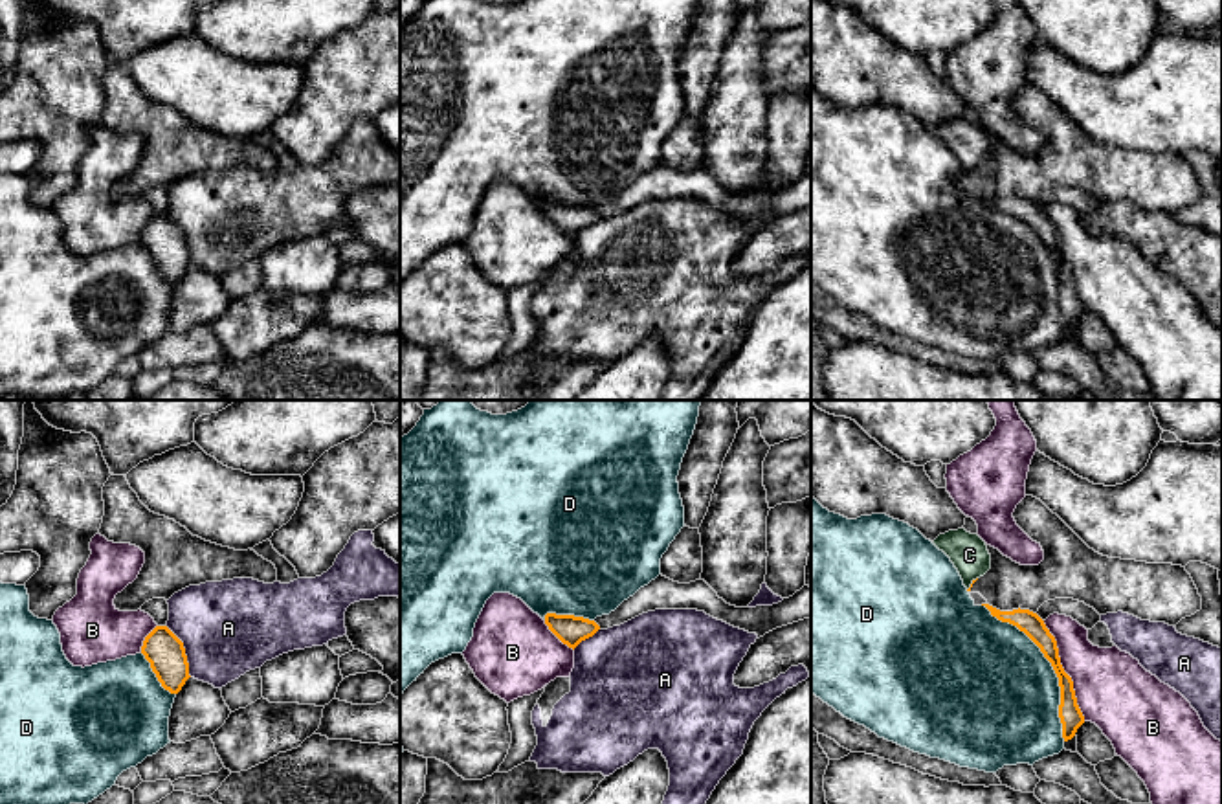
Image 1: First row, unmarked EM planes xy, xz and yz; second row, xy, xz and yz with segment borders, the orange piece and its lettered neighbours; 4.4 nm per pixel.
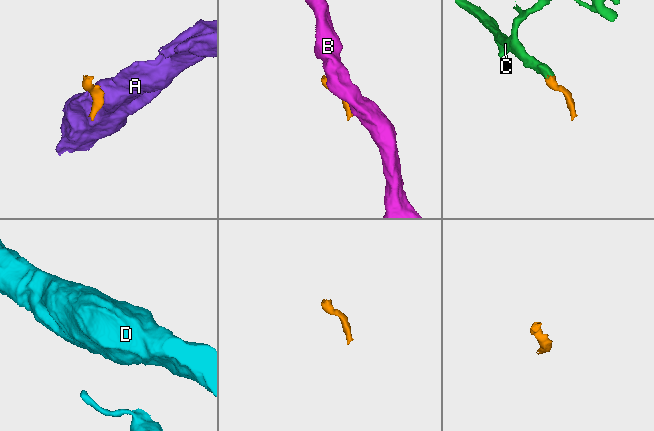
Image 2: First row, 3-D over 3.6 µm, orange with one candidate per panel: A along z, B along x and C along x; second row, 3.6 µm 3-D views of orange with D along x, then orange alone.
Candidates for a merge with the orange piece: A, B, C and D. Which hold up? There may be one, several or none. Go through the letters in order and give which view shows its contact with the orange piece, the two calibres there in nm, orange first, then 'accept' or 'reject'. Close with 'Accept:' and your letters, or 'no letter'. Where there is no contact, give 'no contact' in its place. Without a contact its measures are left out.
A: xy | 170/420 nm | reject
B: yz | 100/320 nm | reject
C: yz | 20/160 nm | accept
D: yz | 100/480 nm | reject
Accept: C

